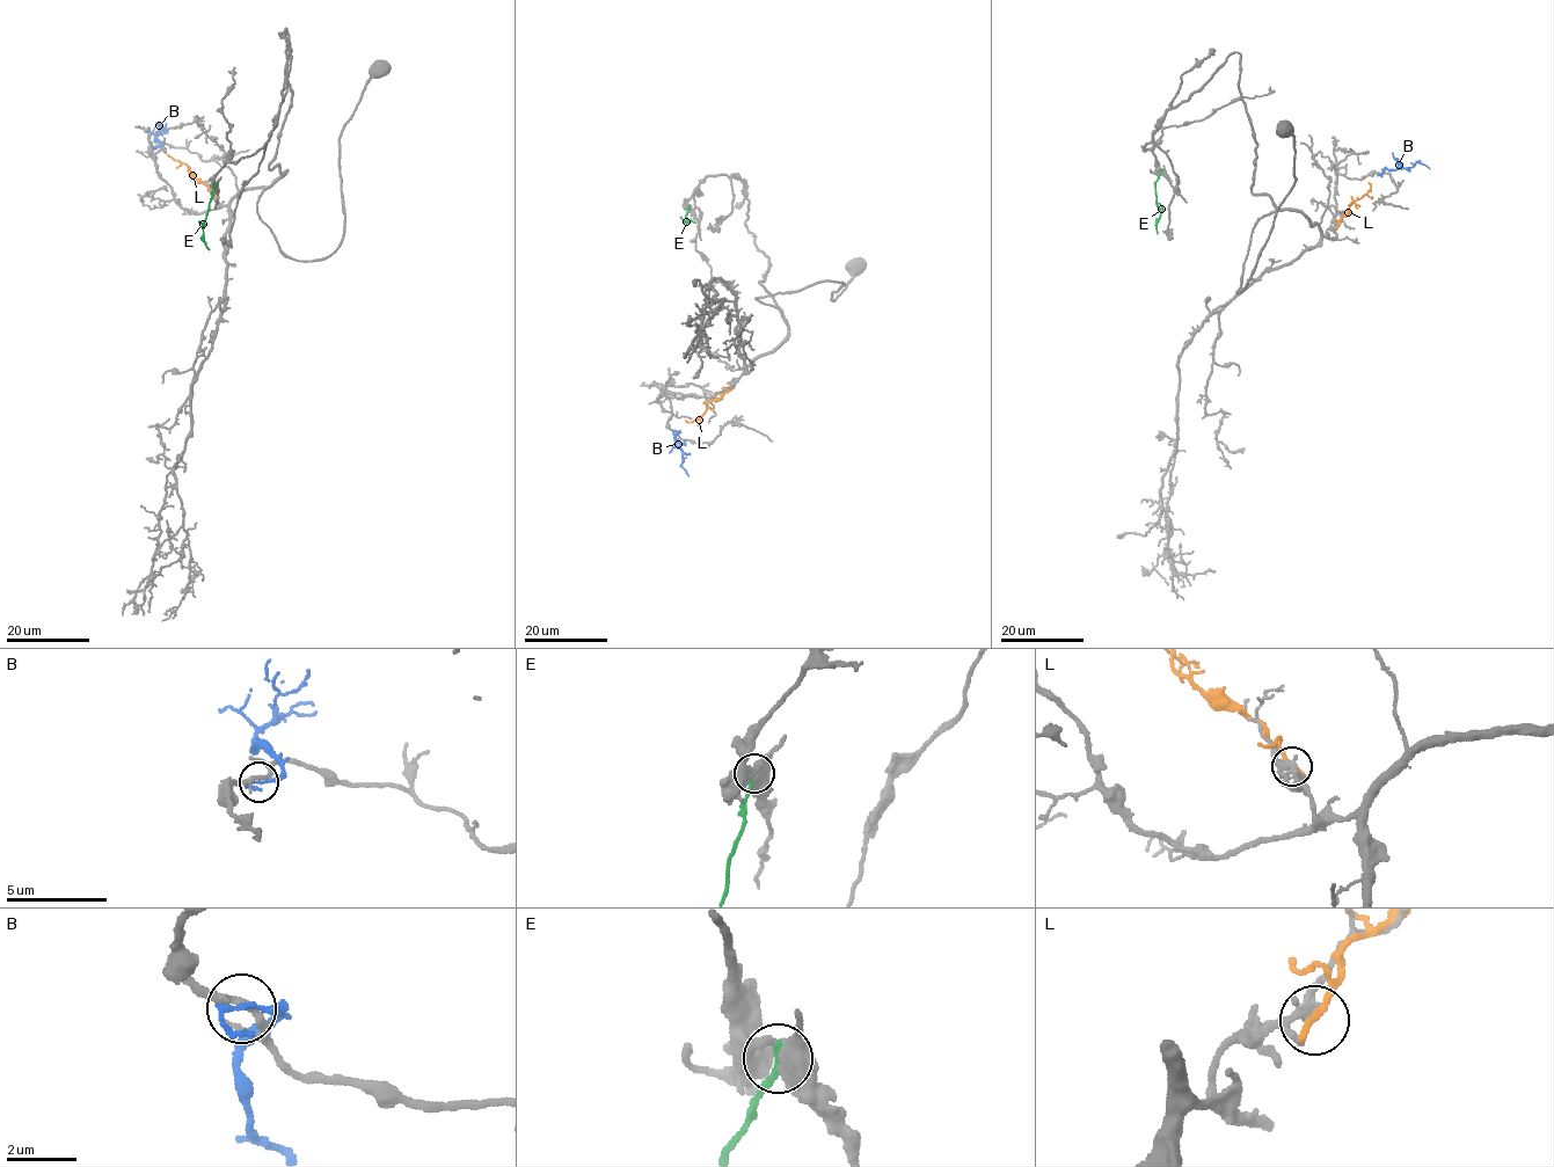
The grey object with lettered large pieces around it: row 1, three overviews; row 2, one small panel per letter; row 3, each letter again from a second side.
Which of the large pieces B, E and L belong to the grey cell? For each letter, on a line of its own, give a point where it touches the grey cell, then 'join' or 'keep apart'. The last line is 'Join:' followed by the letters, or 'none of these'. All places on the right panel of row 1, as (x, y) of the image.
B: (1379, 174) | keep apart
E: (1161, 172) | keep apart
L: (1337, 226) | keep apart
Join: none of these

